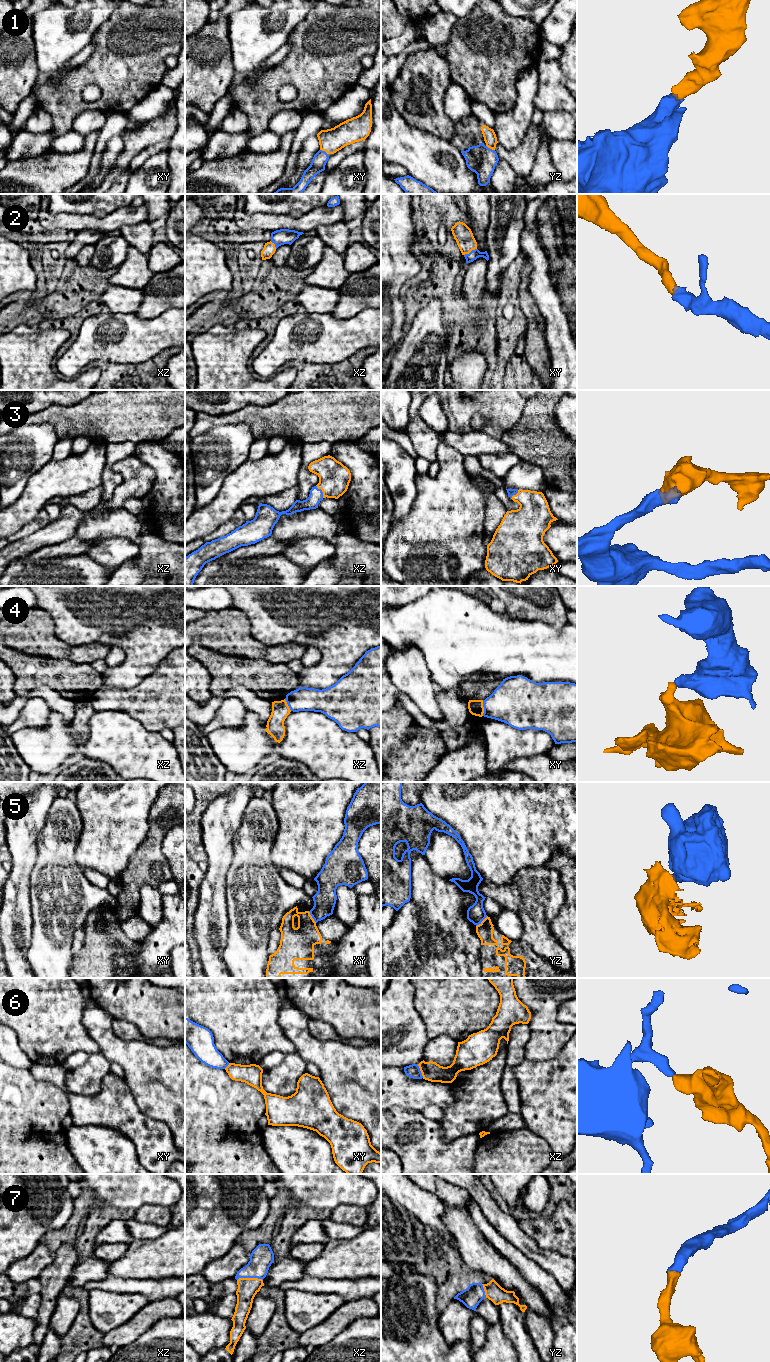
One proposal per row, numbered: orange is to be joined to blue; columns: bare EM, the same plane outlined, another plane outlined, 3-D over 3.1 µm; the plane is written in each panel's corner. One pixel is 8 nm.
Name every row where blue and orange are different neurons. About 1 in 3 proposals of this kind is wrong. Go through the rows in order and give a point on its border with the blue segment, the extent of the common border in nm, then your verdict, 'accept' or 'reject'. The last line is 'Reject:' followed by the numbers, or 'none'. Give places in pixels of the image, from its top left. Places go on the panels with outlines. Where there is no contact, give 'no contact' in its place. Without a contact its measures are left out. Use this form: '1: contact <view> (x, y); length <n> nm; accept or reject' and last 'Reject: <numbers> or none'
1: contact yz (489, 148); length 80 nm; accept
2: contact xy (471, 251); length 120 nm; accept
3: contact xz (321, 491); length 120 nm; accept
4: contact xy (484, 708); length 130 nm; reject
5: contact yz (481, 921); length 130 nm; reject
6: contact xz (420, 1071); length 120 nm; reject
7: contact xz (249, 1277); length 200 nm; accept
Reject: 4, 5, 6

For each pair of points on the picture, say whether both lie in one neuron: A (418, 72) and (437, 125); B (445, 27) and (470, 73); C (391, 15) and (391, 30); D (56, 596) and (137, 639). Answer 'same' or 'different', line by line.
A: same
B: different
C: same
D: same

